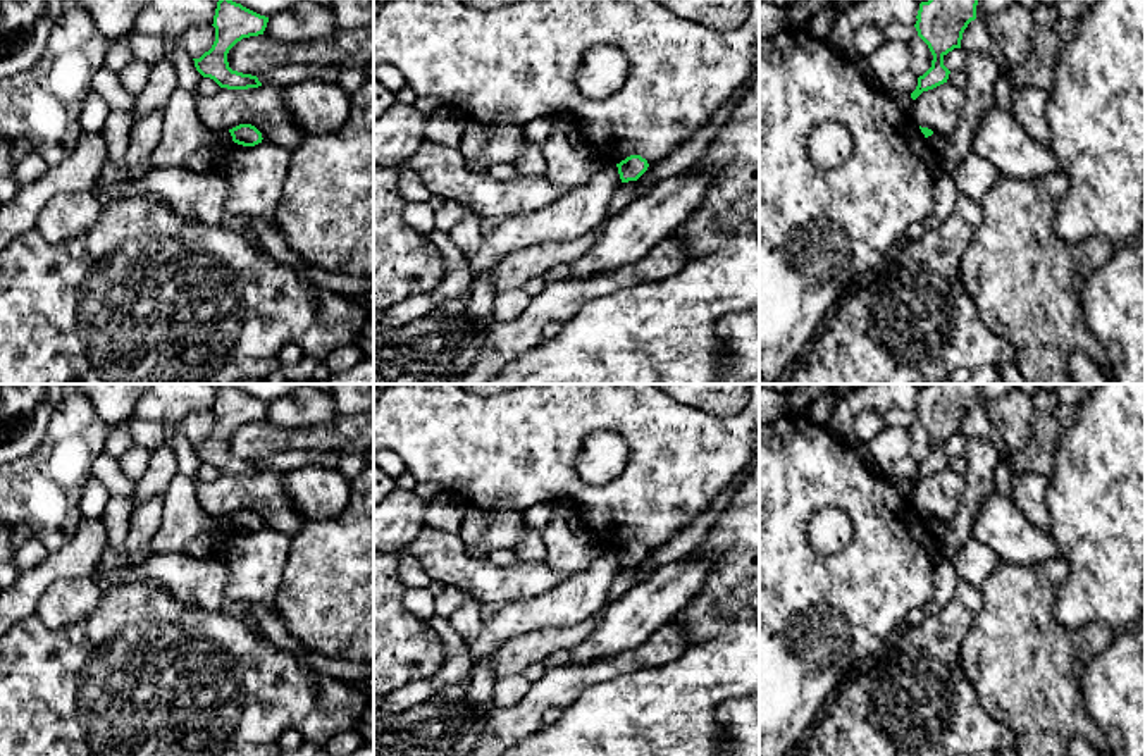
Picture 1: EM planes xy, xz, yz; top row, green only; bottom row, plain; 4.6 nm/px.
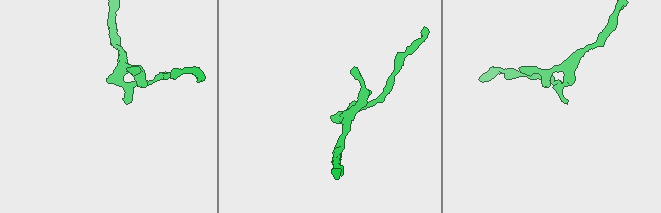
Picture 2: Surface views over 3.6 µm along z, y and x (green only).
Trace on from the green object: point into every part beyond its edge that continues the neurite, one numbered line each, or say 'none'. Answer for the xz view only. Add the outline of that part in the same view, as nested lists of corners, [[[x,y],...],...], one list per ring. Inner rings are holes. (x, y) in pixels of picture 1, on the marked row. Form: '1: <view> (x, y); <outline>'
none

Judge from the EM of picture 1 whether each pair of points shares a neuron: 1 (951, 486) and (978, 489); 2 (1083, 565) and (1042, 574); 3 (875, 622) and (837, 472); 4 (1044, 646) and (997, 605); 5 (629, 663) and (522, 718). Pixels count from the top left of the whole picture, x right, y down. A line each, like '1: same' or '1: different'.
1: different
2: different
3: same
4: same
5: same

